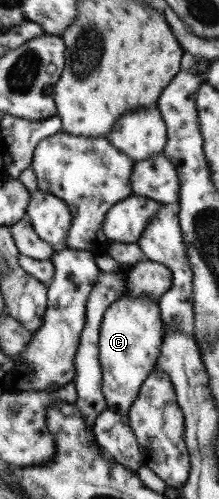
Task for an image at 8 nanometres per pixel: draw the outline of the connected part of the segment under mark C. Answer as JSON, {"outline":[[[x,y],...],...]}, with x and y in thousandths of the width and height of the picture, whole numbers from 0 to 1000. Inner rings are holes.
{"outline":[[[562,591],[489,615],[447,661],[457,776],[489,822],[525,830],[584,828],[635,776],[712,729],[744,669],[717,607],[671,595]]]}

